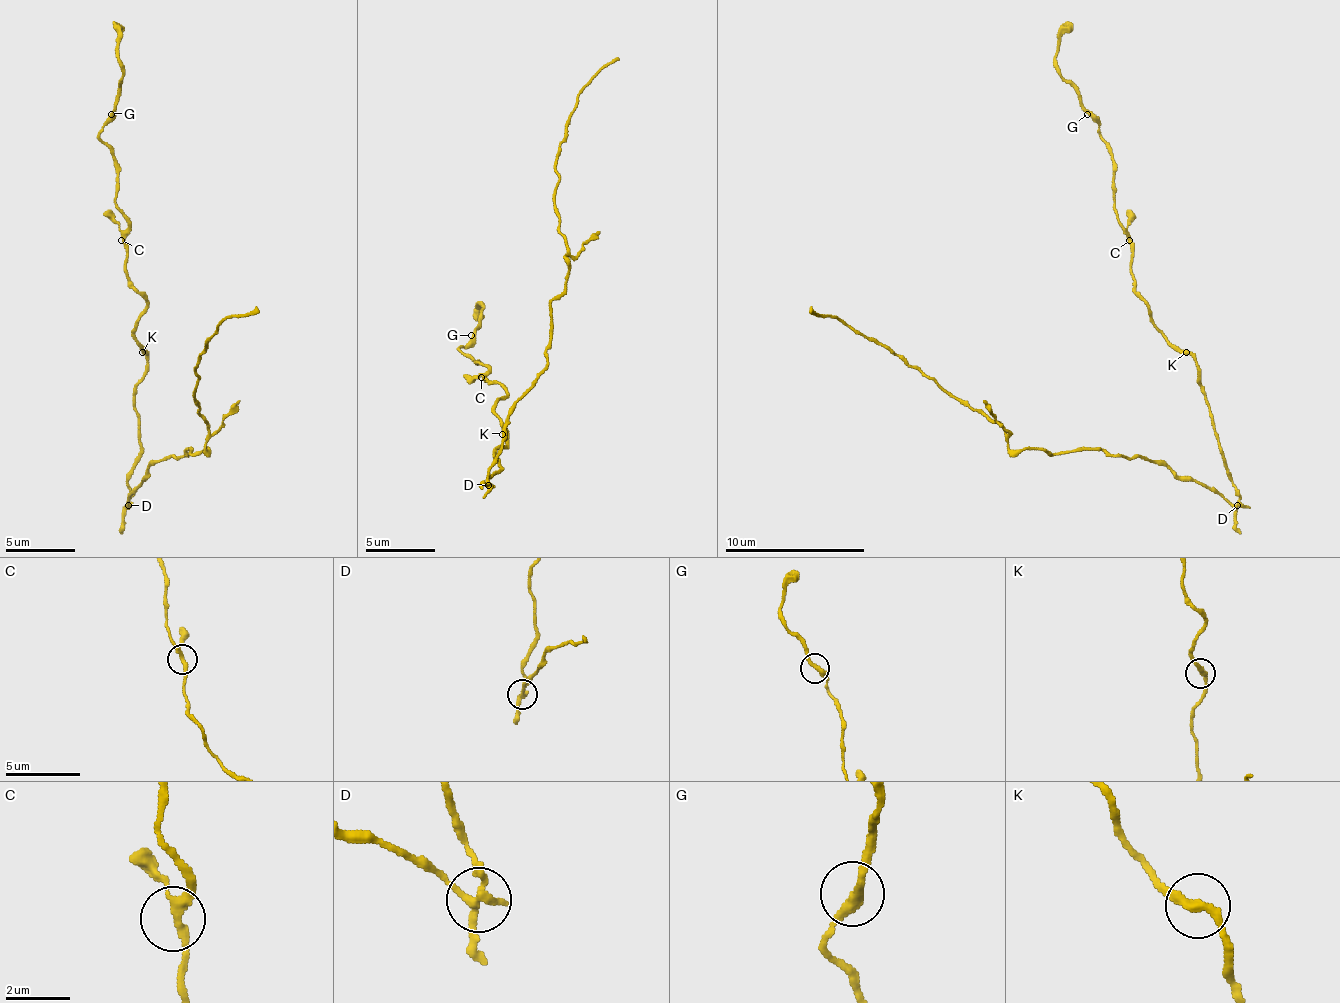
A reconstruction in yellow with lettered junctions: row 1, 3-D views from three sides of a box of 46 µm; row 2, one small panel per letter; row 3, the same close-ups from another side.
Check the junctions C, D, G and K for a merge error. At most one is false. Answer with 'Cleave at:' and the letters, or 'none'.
Cleave at: D

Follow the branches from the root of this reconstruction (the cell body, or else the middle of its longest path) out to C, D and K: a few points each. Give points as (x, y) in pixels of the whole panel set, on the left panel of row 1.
C: (128, 492), (128, 471), (139, 454), (135, 387), (146, 370), (135, 327), (146, 299), (128, 278), (121, 240)
D: (128, 492), (128, 506)
K: (128, 492), (128, 471), (139, 454), (135, 387), (146, 370), (146, 356), (142, 352)

